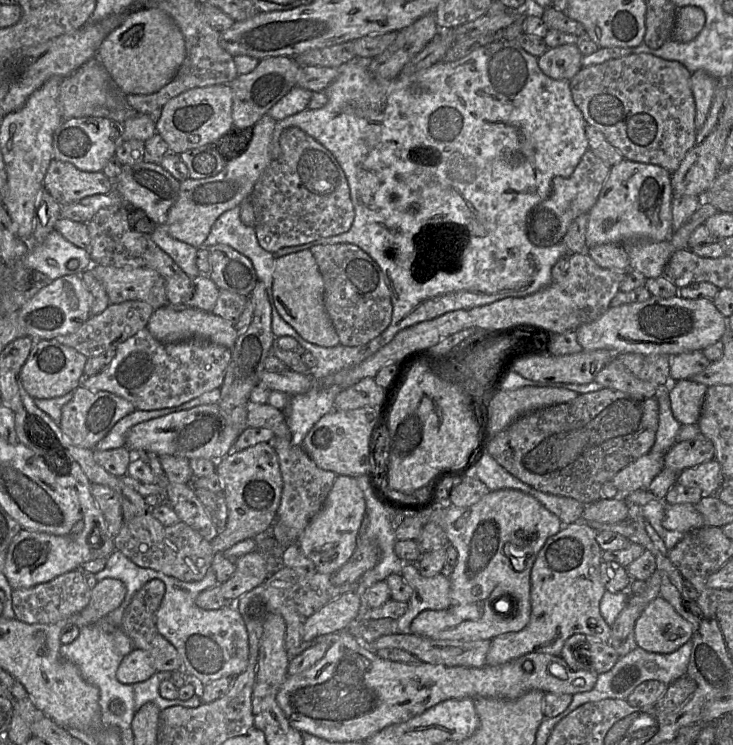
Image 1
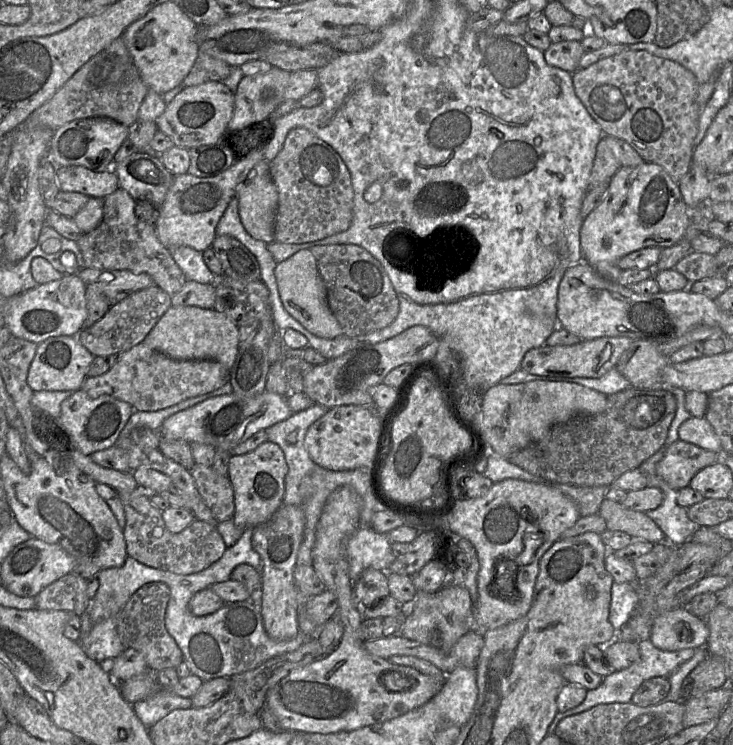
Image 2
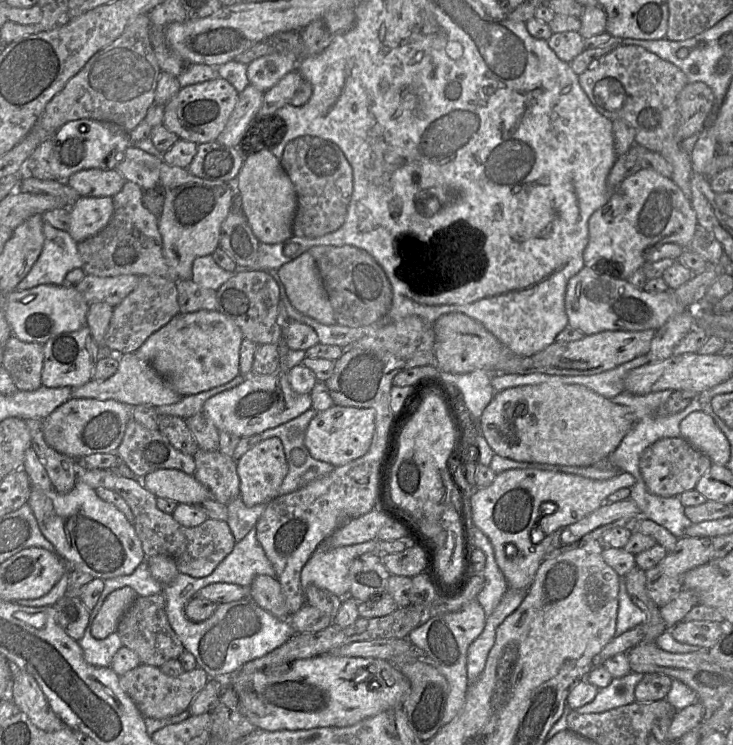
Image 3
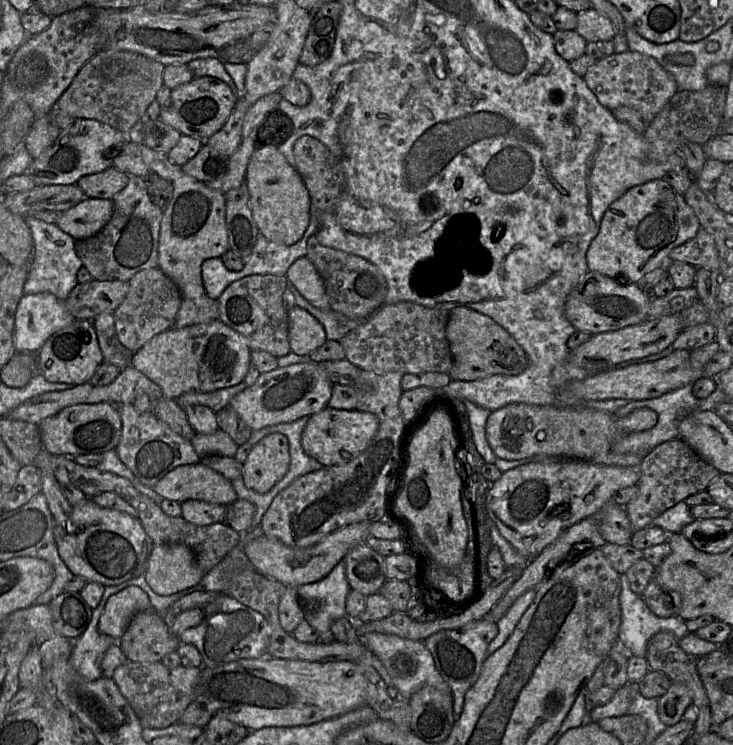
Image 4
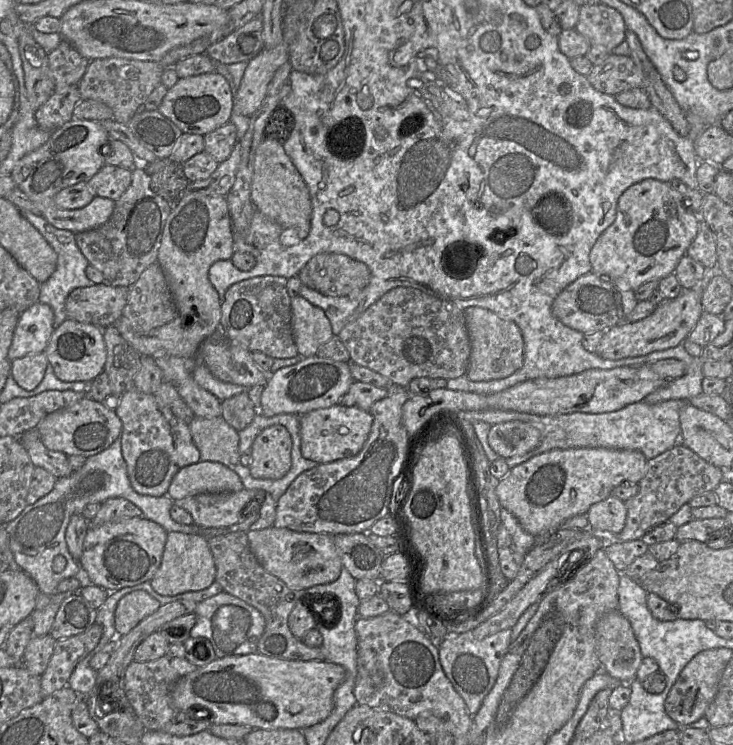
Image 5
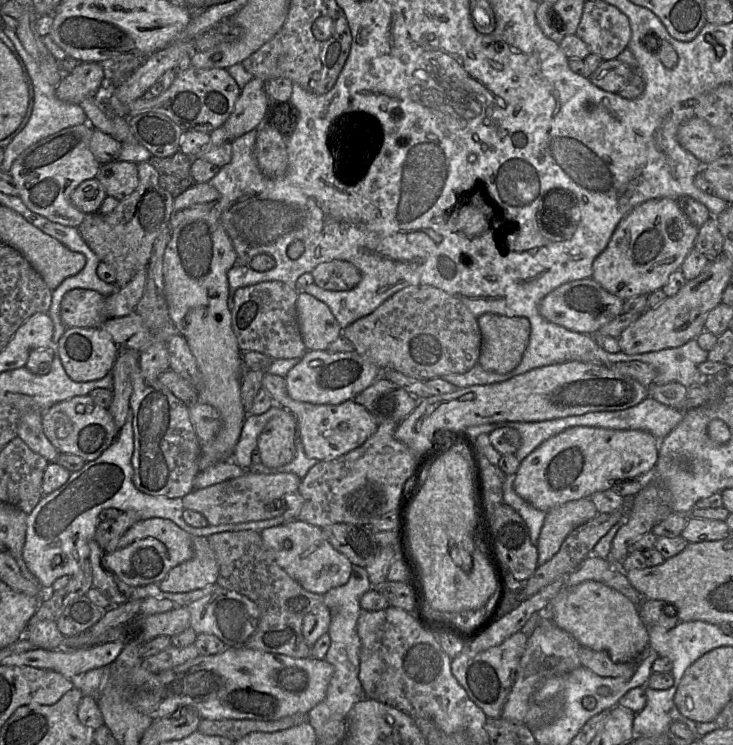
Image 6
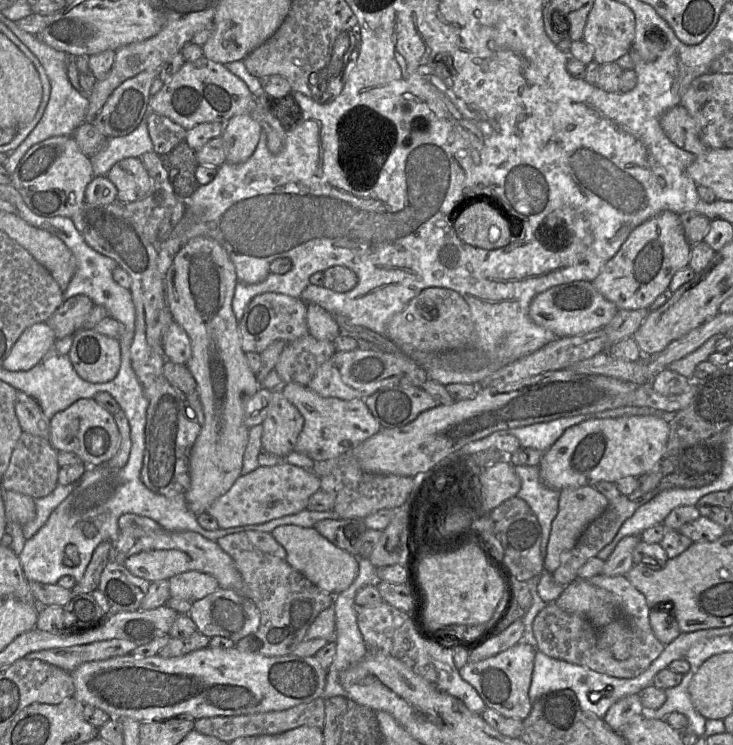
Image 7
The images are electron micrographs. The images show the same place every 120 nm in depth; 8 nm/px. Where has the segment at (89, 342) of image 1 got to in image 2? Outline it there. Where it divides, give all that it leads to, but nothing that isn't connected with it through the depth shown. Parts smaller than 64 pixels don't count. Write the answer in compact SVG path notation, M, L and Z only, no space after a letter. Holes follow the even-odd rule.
M153 285L111 306L99 321L89 328L83 328L76 338L94 357L119 356L142 343L171 306L172 297Z

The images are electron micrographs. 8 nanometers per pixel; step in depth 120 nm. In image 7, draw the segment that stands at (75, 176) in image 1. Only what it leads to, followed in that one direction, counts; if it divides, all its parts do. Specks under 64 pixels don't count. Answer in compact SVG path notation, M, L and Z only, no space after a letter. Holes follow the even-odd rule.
M140 157L120 160L113 165L106 177L116 186L117 201L123 204L145 198L152 188L152 179Z

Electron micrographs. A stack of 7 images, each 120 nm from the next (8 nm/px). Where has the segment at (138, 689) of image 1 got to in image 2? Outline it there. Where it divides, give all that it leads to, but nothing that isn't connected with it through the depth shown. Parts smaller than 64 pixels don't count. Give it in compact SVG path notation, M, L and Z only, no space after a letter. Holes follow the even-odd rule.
M160 687L148 698L133 703L132 707L140 721L147 728L151 728L173 710L192 707L192 700L177 696L170 690L164 690Z

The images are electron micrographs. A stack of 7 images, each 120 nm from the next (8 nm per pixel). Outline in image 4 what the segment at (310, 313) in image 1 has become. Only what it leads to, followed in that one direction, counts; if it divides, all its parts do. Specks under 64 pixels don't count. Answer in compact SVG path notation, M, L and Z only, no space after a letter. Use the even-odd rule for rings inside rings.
M307 256L298 258L285 276L313 306L321 310L331 309L322 278Z

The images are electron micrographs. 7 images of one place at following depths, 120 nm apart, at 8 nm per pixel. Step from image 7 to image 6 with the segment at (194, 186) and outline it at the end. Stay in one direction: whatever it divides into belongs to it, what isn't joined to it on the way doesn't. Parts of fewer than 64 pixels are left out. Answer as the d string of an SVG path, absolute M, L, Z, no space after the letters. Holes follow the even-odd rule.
M178 151L170 157L151 157L148 162L159 174L159 185L175 198L195 184L190 172L192 160Z

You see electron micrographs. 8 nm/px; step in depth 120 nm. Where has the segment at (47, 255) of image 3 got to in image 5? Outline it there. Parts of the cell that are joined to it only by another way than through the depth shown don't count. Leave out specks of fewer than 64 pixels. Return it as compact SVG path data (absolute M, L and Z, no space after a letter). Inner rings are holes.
M20 210L20 212L23 217L39 231L57 254L56 269L47 281L40 284L39 296L40 303L51 307L54 313L54 327L56 329L67 319L65 302L68 295L77 288L94 285L86 276L86 268L89 266L89 262L76 244L76 234L68 230L57 229L41 215L34 215L29 211L23 210Z

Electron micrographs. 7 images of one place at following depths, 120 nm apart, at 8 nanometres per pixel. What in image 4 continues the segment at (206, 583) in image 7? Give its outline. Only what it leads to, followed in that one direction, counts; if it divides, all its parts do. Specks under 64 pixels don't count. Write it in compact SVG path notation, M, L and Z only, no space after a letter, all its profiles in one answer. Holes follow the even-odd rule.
M183 544L154 545L145 570L147 584L161 596L195 586L203 576L194 553Z

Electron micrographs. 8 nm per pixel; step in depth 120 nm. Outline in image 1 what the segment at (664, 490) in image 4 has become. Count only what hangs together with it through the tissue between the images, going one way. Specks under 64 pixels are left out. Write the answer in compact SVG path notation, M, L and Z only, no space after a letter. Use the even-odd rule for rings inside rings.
M700 433L693 439L676 441L665 453L664 467L679 473L714 458L715 447L713 443Z

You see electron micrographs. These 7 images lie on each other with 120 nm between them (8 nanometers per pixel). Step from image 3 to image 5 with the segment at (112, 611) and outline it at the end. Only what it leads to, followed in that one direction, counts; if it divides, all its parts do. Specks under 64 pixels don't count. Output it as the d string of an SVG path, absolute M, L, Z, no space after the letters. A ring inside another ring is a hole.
M144 590L123 596L115 609L115 630L118 636L129 633L144 618L161 607L158 600Z

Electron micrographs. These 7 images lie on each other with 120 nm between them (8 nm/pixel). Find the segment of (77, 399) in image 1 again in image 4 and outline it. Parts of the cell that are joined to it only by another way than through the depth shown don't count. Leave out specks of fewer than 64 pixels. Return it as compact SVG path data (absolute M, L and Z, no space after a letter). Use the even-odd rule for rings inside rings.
M109 402L76 404L43 419L39 424L42 447L55 455L75 457L84 454L103 454L115 449L122 433L118 406Z

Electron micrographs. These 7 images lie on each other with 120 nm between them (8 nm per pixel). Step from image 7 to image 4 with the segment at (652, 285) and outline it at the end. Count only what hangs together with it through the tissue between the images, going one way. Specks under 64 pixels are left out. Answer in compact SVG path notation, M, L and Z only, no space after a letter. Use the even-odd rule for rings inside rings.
M662 179L647 181L627 190L606 209L598 234L586 253L589 271L610 278L625 276L637 284L646 273L670 263L670 251L693 239L700 223L685 198Z

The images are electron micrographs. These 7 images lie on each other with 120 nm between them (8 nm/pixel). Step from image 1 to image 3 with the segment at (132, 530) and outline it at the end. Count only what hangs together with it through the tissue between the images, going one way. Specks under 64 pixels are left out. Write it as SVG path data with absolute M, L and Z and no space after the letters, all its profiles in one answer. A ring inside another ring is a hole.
M80 463L78 481L82 481L93 489L106 488L119 494L130 507L134 515L135 532L141 541L146 558L156 555L171 557L182 574L194 578L205 577L231 553L236 541L226 521L208 518L196 527L180 525L171 514L158 509L157 497L147 490L137 478L127 478L112 470L92 469Z

